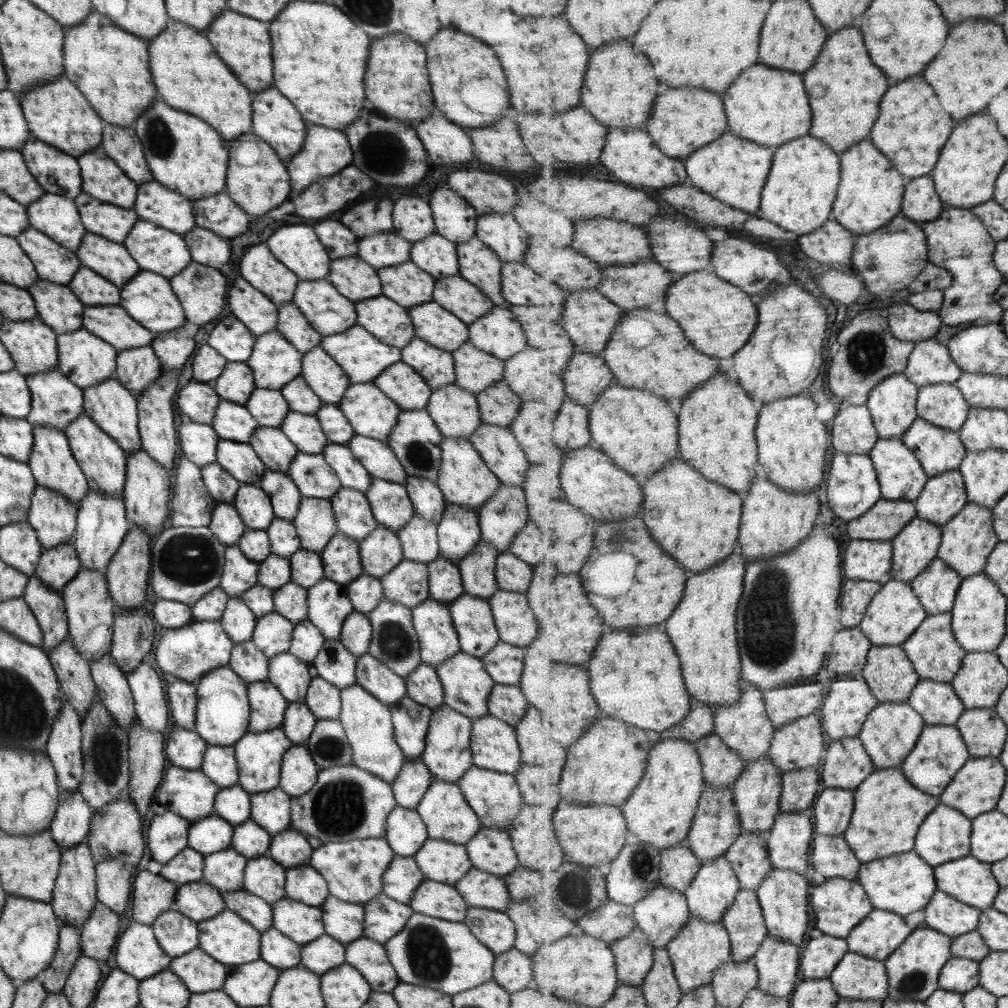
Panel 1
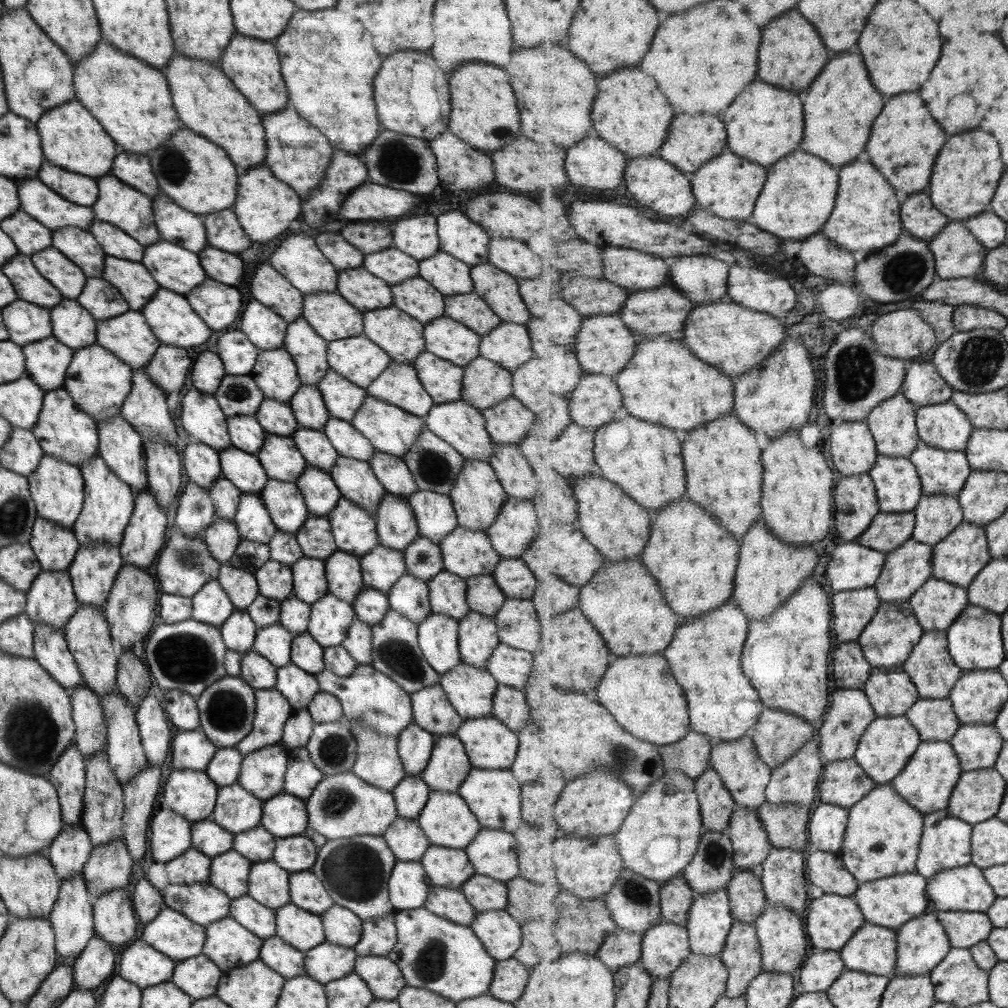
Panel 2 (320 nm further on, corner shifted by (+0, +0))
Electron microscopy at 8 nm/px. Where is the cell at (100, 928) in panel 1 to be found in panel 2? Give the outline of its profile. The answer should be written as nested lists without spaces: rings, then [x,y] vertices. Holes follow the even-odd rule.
[[[94,934],[72,966],[73,988],[93,992],[115,966],[114,949]]]

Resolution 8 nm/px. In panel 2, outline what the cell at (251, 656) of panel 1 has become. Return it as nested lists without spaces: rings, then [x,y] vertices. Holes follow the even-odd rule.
[[[249,650],[241,654],[239,676],[254,690],[267,690],[274,688],[276,683],[276,667]]]

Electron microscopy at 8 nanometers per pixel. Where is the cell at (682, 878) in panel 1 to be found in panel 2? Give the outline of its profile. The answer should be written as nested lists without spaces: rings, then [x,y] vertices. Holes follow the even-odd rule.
[[[684,873],[662,884],[660,895],[663,919],[679,926],[688,926],[689,911],[692,910],[696,894]]]

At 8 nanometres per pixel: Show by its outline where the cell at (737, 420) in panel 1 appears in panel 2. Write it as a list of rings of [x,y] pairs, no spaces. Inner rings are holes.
[[[734,411],[707,422],[689,434],[682,435],[686,478],[688,479],[687,496],[693,502],[705,506],[711,514],[721,518],[721,524],[743,538],[751,526],[761,516],[761,492],[764,488],[764,463],[757,436],[753,428],[740,421]]]

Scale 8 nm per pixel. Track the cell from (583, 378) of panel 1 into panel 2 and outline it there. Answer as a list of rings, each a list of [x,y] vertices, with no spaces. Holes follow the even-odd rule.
[[[580,373],[567,402],[572,422],[599,430],[617,418],[624,394],[613,377]]]

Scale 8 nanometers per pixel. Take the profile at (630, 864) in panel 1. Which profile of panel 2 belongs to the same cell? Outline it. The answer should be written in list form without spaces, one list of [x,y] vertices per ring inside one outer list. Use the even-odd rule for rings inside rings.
[[[626,866],[620,874],[620,880],[605,896],[609,910],[612,911],[613,921],[625,930],[631,930],[643,934],[649,928],[653,928],[662,916],[662,906],[660,903],[662,884],[656,880],[639,874]]]

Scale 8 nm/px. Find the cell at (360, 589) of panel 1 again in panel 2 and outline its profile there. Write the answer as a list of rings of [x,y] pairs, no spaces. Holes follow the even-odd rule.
[[[362,587],[351,604],[354,618],[372,627],[388,611],[388,600],[384,593],[368,587]]]

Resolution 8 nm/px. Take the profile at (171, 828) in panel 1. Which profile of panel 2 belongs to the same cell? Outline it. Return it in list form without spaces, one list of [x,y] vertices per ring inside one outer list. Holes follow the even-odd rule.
[[[161,808],[149,824],[149,852],[155,863],[169,862],[189,848],[191,823],[166,808]]]

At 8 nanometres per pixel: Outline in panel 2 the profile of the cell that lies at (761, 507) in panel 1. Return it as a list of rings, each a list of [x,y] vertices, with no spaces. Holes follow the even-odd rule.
[[[755,524],[753,530],[741,542],[740,564],[736,570],[736,585],[732,600],[744,610],[751,620],[769,618],[811,579],[817,566],[817,552],[809,546],[787,543],[763,524]]]

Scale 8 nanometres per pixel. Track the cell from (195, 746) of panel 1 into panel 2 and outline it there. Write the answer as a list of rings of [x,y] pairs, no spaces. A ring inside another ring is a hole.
[[[200,728],[179,731],[170,745],[173,768],[179,770],[204,771],[217,749]]]

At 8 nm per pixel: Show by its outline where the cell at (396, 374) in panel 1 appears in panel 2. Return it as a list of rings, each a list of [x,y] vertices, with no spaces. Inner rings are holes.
[[[391,361],[365,392],[416,417],[424,417],[434,405],[417,379],[415,370],[404,363]]]

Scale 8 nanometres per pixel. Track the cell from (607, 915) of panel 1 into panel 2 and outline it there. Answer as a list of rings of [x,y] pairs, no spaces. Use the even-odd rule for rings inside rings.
[[[618,926],[618,929],[605,939],[597,957],[616,973],[624,966],[633,966],[640,961],[643,940],[643,934]]]

